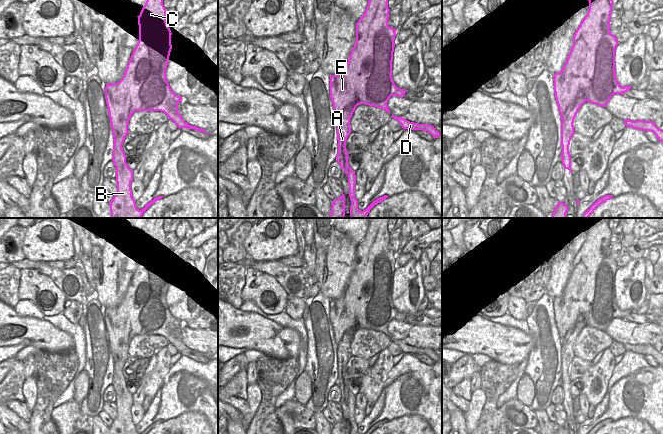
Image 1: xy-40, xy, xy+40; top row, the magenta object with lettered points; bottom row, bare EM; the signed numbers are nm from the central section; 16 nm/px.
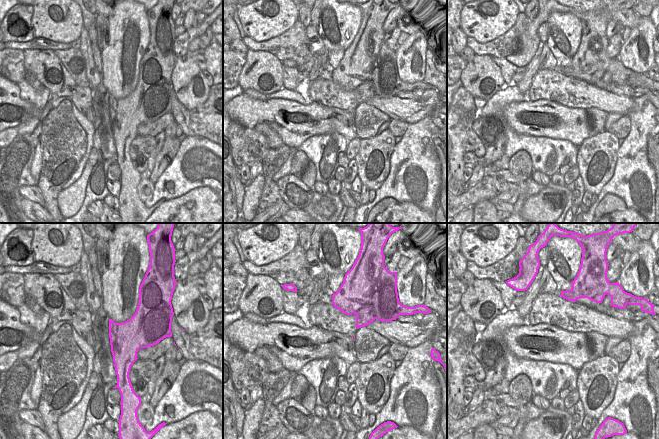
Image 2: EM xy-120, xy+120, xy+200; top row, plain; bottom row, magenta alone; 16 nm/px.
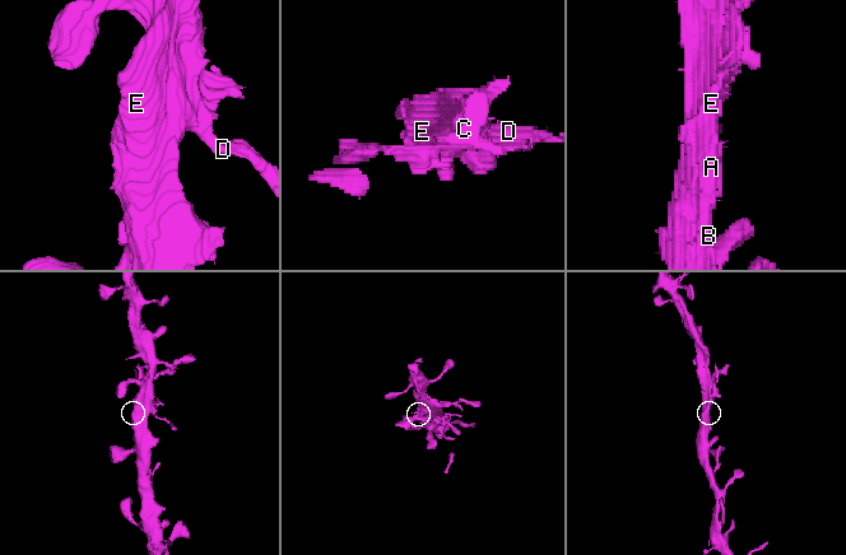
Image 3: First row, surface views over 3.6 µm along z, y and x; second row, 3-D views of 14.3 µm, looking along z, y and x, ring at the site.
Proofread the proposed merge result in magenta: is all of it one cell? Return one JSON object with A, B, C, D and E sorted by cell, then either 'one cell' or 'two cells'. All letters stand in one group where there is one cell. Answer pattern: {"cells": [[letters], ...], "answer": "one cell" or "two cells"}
{"cells": [["A", "B", "C", "D", "E"]], "answer": "one cell"}

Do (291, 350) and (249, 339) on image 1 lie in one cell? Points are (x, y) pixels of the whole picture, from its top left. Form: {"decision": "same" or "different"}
{"decision": "same"}

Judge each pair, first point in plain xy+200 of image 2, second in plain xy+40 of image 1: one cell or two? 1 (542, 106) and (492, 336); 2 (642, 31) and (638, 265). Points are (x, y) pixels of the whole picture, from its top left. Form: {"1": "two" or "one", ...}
{"1": "one", "2": "one"}

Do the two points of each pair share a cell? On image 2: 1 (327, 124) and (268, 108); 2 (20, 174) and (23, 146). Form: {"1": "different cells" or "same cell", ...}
{"1": "same cell", "2": "same cell"}

